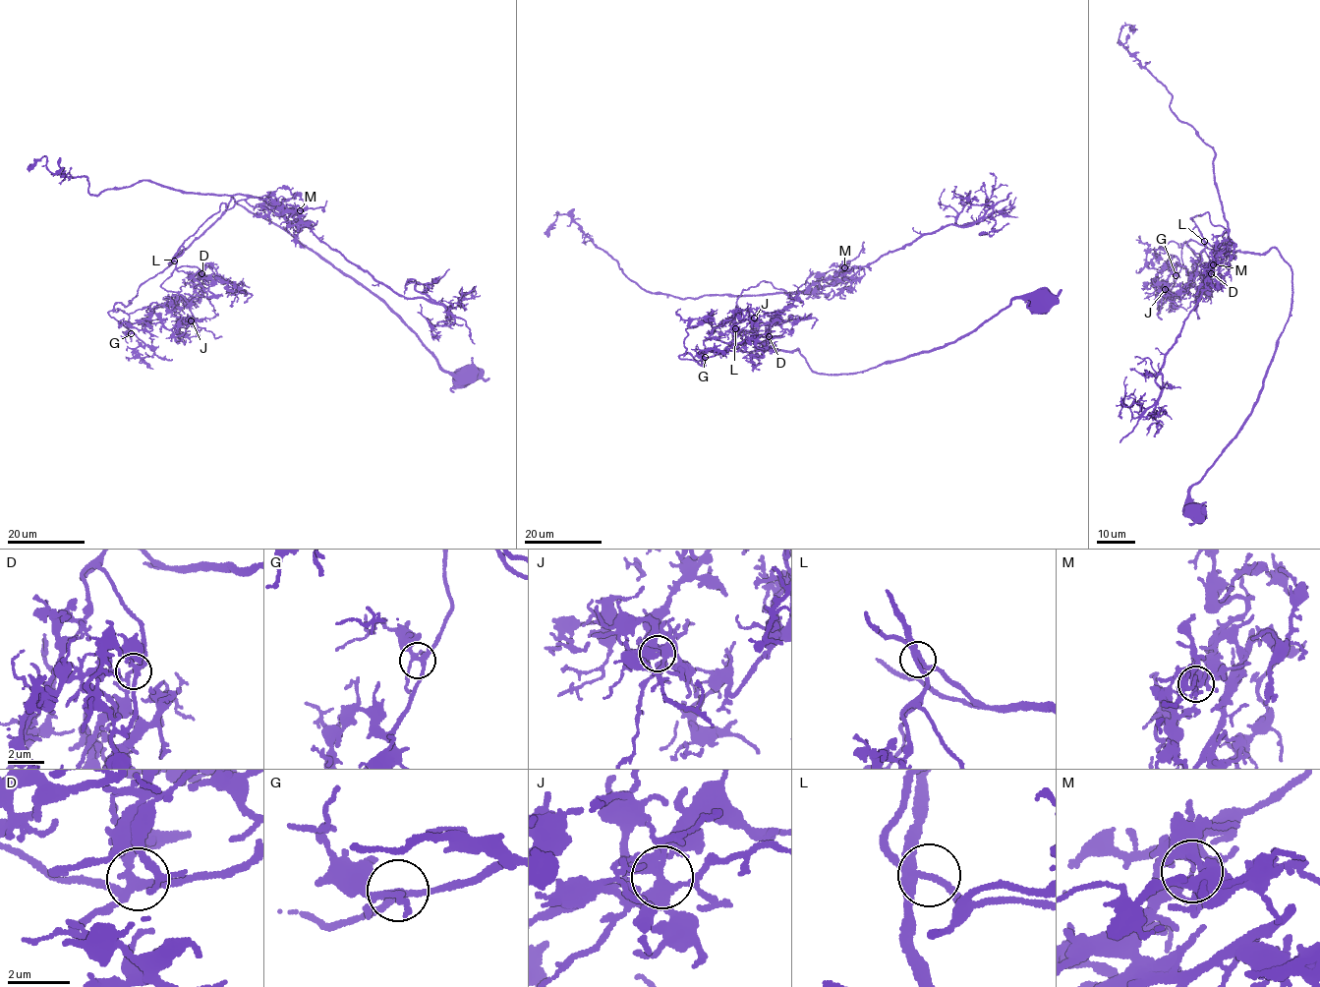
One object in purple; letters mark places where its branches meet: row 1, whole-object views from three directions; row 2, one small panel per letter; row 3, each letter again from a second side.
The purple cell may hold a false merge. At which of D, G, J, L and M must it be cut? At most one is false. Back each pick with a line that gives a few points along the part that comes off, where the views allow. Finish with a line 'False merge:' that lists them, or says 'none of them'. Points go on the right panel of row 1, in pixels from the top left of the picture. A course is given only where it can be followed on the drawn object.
M: foreign part runs (1213, 264), (1222, 260), (1229, 232), (1213, 149), (1176, 117), (1170, 91), (1119, 41), (1124, 26), (1133, 33)
False merge: M

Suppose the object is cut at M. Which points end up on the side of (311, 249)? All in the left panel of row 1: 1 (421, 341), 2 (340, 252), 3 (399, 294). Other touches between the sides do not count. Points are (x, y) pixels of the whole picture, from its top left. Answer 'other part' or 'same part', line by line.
1: same part
2: other part
3: other part

